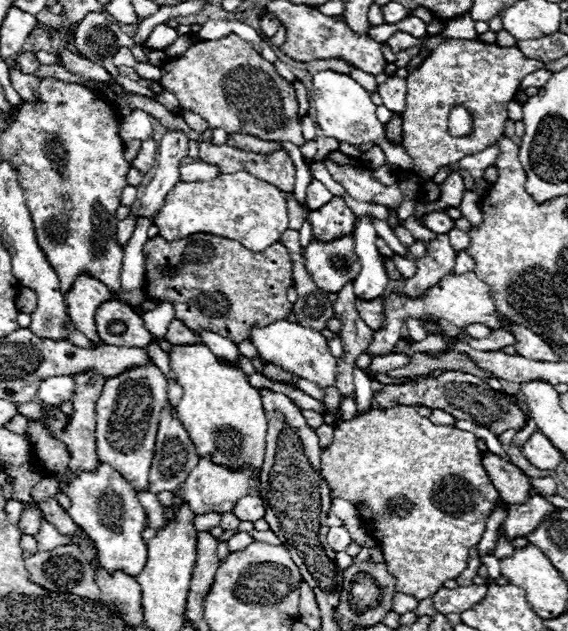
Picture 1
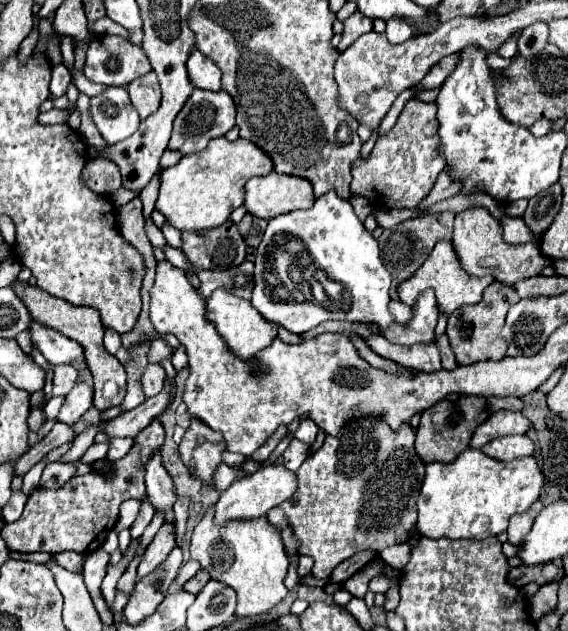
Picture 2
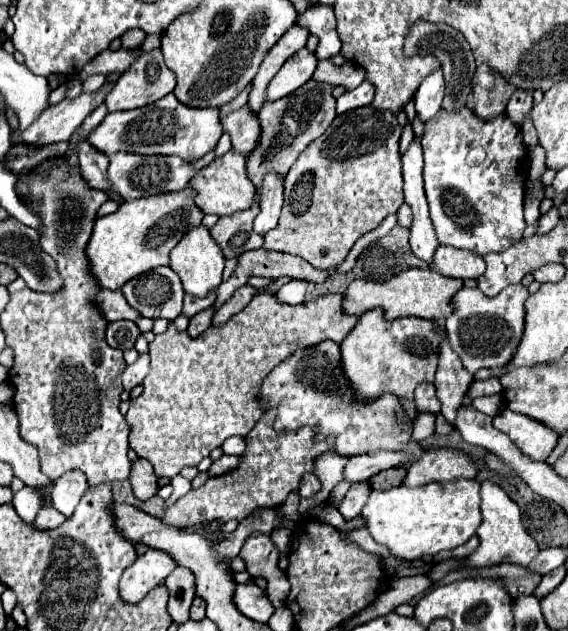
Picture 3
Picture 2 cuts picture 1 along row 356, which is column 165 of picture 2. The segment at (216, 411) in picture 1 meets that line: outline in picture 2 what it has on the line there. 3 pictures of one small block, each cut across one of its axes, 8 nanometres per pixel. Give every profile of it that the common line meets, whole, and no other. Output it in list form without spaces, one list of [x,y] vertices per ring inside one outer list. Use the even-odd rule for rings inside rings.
[[[216,138],[208,144],[204,152],[182,156],[178,164],[162,170],[160,192],[156,200],[156,210],[162,212],[176,230],[206,232],[224,224],[232,210],[244,202],[244,184],[254,176],[264,176],[272,172],[268,156],[248,144],[246,140],[228,142],[226,138]]]

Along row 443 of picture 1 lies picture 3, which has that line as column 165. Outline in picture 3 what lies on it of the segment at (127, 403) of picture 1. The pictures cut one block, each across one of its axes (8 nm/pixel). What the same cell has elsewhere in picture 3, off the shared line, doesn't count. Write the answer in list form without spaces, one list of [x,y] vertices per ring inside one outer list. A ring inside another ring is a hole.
[[[174,94],[160,98],[142,108],[126,112],[110,112],[102,124],[90,134],[88,142],[104,154],[116,150],[136,152],[136,154],[168,154],[180,156],[184,160],[200,160],[204,154],[216,148],[222,136],[220,110],[218,108],[190,108],[184,106]]]

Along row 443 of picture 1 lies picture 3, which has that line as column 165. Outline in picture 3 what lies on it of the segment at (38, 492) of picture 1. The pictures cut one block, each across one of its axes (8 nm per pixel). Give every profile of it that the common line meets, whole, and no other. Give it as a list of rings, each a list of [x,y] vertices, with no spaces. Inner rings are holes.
[[[154,48],[150,52],[144,52],[116,82],[116,86],[112,88],[112,92],[106,96],[106,106],[108,112],[116,112],[116,110],[132,110],[132,108],[140,108],[146,104],[152,104],[160,98],[164,98],[166,94],[170,94],[176,86],[176,74],[166,66],[162,50]]]

